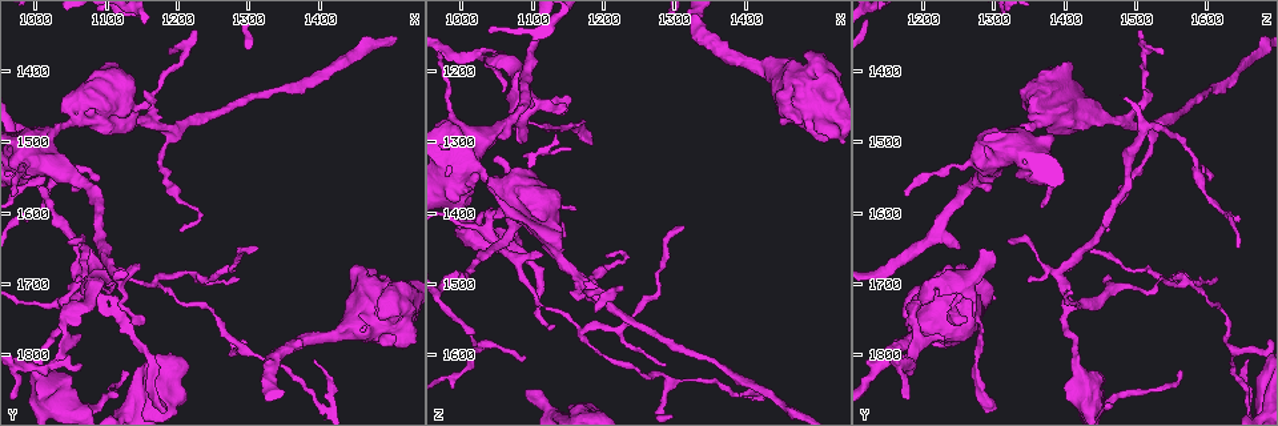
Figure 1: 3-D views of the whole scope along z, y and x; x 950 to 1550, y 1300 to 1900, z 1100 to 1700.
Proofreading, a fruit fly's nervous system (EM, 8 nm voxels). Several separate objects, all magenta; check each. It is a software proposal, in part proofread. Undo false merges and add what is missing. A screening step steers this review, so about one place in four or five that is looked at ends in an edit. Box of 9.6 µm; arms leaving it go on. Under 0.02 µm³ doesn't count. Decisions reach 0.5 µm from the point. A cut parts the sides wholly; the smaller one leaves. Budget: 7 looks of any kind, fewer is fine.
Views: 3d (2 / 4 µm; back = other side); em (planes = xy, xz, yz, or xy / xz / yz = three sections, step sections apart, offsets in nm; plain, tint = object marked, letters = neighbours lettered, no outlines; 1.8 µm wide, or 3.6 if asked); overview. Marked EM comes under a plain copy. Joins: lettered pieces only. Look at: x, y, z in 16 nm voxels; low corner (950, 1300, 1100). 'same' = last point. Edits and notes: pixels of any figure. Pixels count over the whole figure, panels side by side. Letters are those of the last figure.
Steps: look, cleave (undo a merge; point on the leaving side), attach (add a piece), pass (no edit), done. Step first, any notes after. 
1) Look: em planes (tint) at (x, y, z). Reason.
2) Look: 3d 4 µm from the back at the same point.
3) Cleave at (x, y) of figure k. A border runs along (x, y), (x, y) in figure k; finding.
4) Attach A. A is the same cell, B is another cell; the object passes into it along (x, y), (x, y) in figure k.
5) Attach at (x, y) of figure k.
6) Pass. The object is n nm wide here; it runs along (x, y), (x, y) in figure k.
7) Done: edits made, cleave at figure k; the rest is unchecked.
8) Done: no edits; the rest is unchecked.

Look: em yz step 16 (letters) at (1085, 1690, 1235). Four or more arms meet.

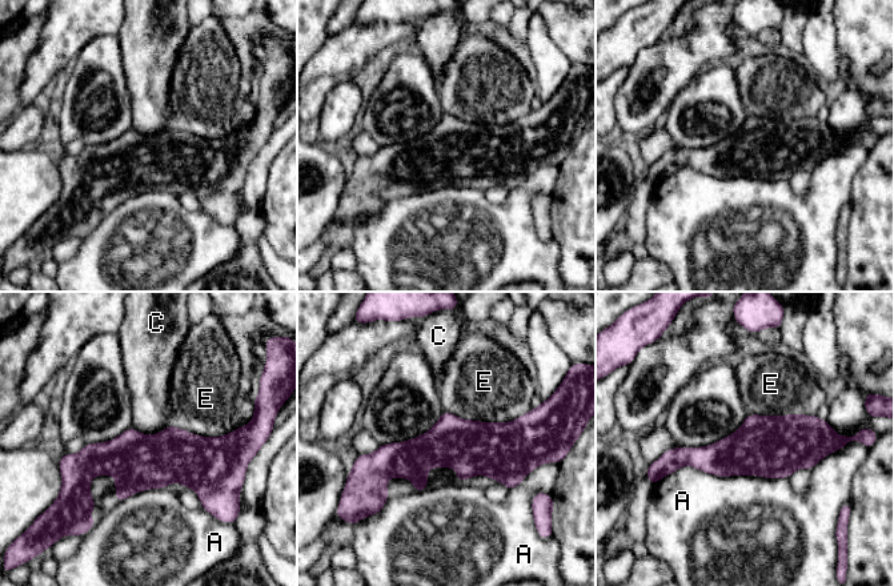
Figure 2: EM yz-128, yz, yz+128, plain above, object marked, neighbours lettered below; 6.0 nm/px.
Look: em planes (letters) at the same point.

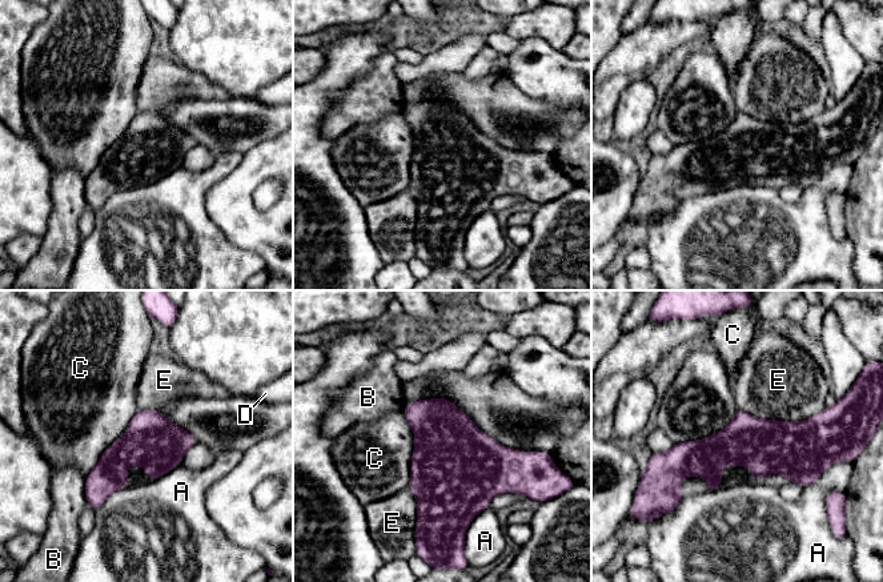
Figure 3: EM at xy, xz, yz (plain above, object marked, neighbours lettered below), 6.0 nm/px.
Pass. A, B, C, D and E are other cells; continuous, no second cell.

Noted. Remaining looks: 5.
Look: 3d 2 µm at (1060, 1690, 1350). Tapers out.

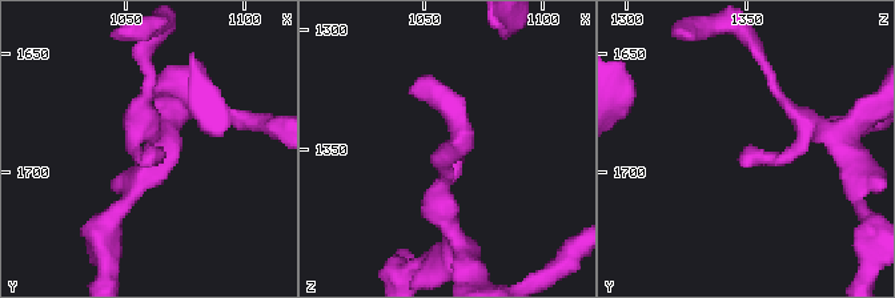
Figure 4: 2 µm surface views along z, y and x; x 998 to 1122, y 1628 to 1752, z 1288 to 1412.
Look: em planes (letters) at (1060, 1691, 1347).

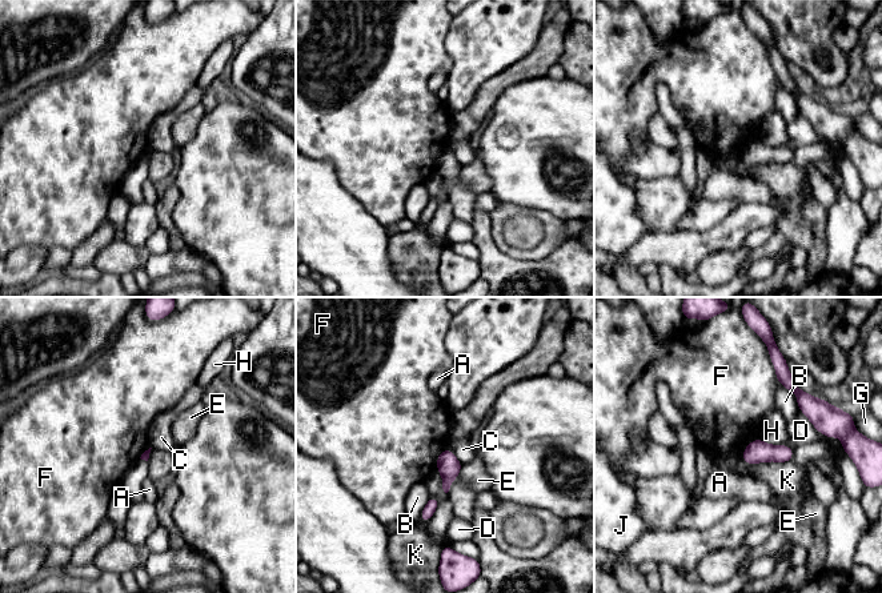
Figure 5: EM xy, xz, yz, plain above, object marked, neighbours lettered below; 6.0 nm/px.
Pass. The longest contact is with K, 260 nm; A, B, C, D, E, F, G, H, J and K are other cells; none of them fits.

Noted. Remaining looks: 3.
Look: em xz step 16 (tint) at (1160, 1470, 1485). Three-way junction.

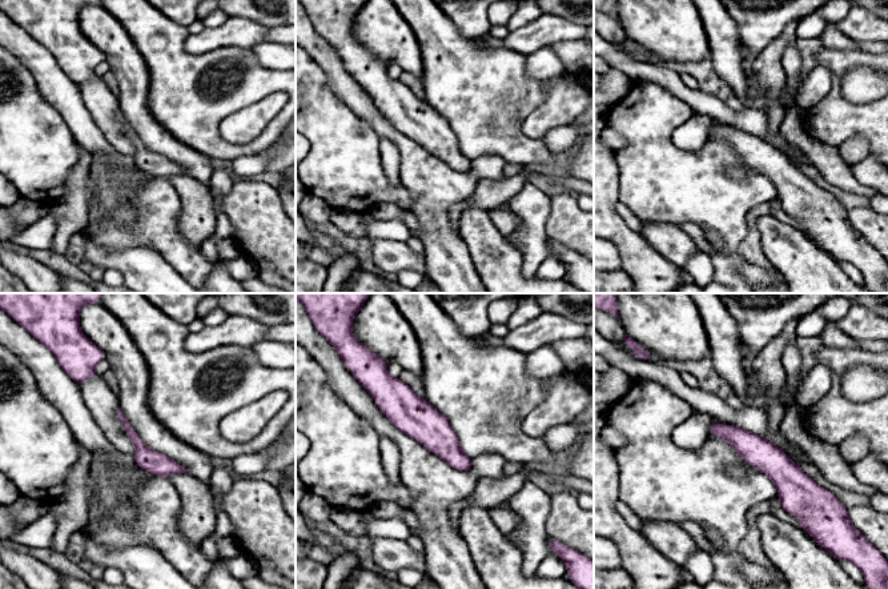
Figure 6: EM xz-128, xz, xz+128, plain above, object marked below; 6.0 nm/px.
Look: em planes (letters) at the same point. Another direction.

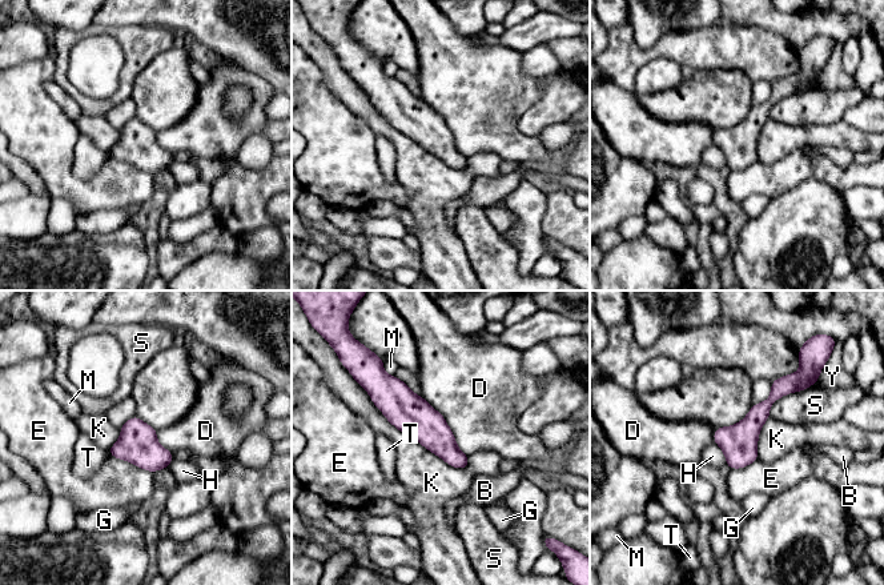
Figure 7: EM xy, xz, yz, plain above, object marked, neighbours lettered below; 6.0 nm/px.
Pass. The object is 220 nm wide here; B, D, E, G, H, K, M, S, T and Y are other cells; it runs along (390, 379), (392, 392), (463, 465) in figure 7; one cell here.

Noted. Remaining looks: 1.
Done: no edits; the rest is unchecked.

